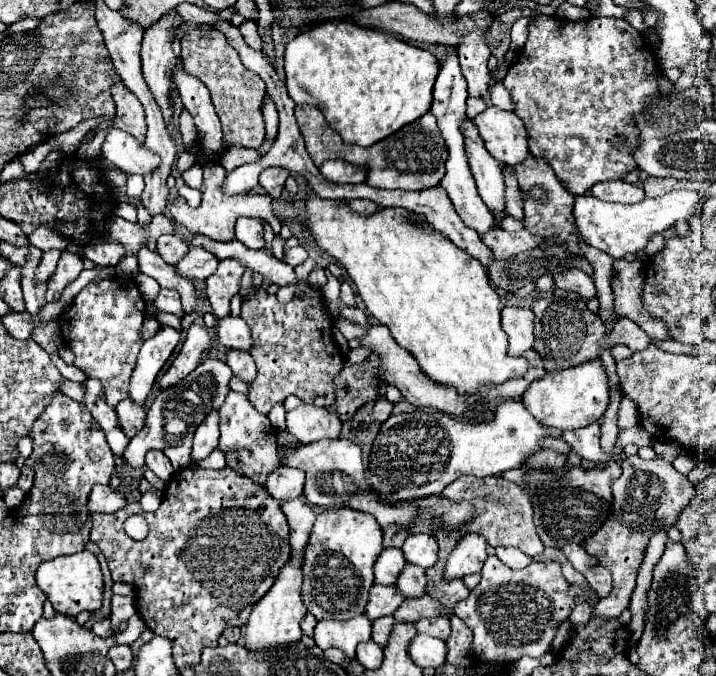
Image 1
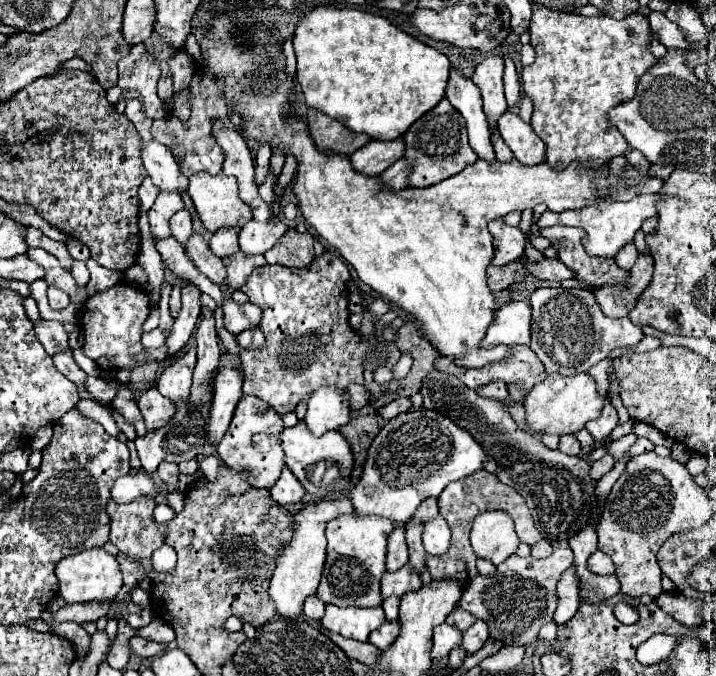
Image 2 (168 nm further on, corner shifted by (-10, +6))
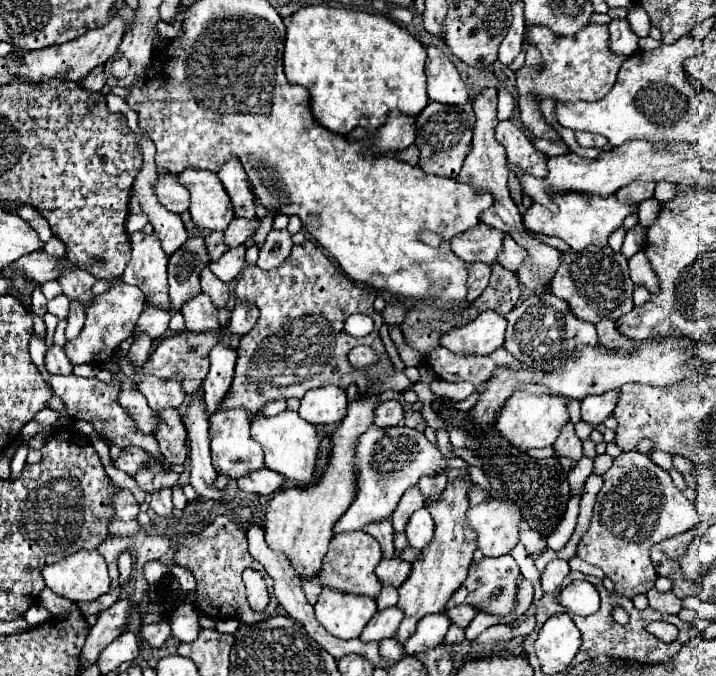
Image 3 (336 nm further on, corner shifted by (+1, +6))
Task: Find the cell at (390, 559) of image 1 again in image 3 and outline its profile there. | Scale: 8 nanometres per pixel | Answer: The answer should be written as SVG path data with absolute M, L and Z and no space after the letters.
M382 520L382 522L374 522L374 524L368 524L364 528L364 532L368 532L370 536L374 536L380 546L382 546L382 552L384 552L384 558L392 558L394 556L394 528L392 528L392 522L390 520Z

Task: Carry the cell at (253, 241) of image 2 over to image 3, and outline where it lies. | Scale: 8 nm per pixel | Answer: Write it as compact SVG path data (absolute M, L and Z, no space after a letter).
M246 246L232 248L218 262L212 262L210 268L222 282L234 282L246 264L244 254L246 254Z

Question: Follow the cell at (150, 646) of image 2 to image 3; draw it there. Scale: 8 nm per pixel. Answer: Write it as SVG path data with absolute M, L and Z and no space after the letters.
M160 620L158 624L148 624L148 626L142 626L140 630L140 638L146 640L150 646L154 648L160 648L168 638L170 638L170 624L168 620Z

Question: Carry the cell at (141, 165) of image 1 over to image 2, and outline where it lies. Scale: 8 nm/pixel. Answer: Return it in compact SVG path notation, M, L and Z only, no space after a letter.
M157 140L143 142L143 164L153 180L153 184L163 192L187 192L189 178L179 172L179 166L171 154L171 150Z

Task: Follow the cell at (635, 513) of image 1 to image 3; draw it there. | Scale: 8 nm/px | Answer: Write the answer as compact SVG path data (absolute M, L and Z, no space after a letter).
M622 452L610 470L604 472L604 486L596 496L590 528L578 542L578 556L602 568L614 582L614 590L626 598L646 594L654 588L656 570L650 562L650 548L674 534L682 534L700 522L692 504L672 482L670 474L638 452Z

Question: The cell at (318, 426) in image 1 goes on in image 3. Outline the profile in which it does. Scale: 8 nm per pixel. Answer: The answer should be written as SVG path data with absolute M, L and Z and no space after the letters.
M322 386L322 388L312 388L300 404L298 414L318 426L318 424L340 424L346 416L348 402L346 402L346 392L336 386Z

